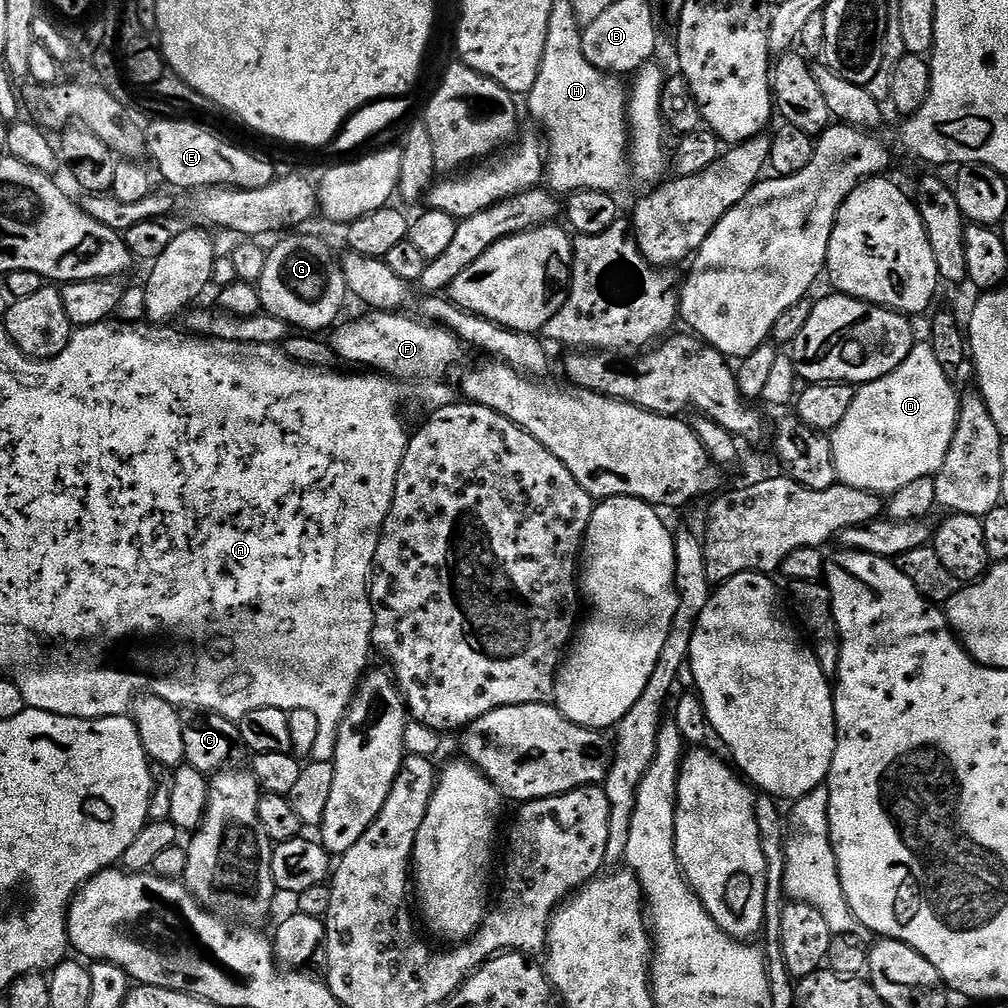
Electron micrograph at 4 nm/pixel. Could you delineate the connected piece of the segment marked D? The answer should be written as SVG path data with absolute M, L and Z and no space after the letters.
M916 342L913 343L910 354L906 354L906 362L902 362L898 370L869 384L859 385L846 418L842 418L830 436L837 481L858 490L893 494L918 478L935 477L946 461L959 418L960 396L952 383L953 377L942 370L941 363L934 358L930 344Z

